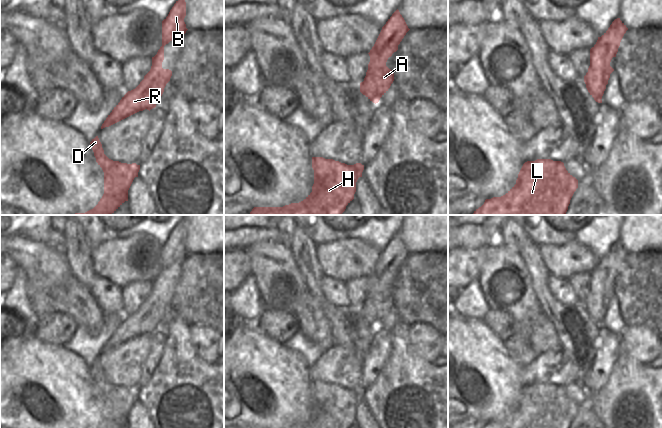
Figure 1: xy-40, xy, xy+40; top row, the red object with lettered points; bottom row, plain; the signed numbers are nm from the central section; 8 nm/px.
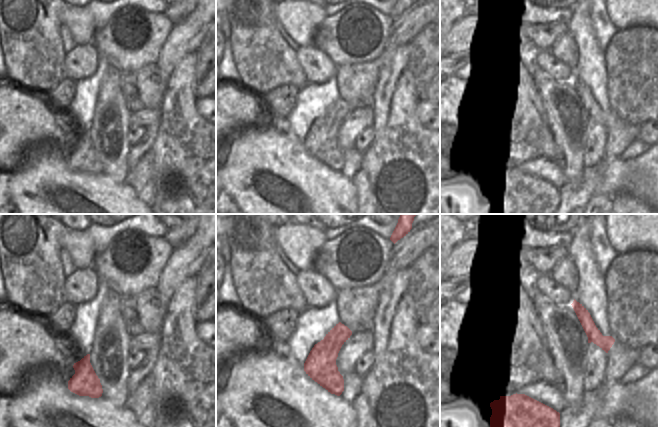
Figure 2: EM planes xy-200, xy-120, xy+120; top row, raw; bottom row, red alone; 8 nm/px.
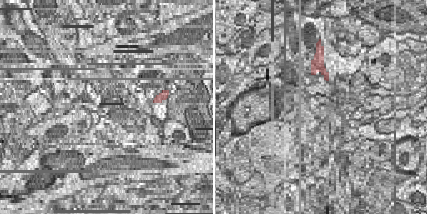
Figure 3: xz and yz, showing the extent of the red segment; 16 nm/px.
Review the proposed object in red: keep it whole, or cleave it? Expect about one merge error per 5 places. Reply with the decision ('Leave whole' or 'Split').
Split.

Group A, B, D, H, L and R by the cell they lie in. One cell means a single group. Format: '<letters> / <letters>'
A D H L R / B

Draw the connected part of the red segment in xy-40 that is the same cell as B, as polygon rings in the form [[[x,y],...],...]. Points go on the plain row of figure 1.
[[[184,220],[176,225],[168,240],[162,245],[162,267],[169,267],[175,261],[184,259],[188,254],[184,246],[186,226]]]

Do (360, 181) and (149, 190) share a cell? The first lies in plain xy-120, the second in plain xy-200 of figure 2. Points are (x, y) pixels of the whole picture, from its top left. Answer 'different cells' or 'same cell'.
same cell

